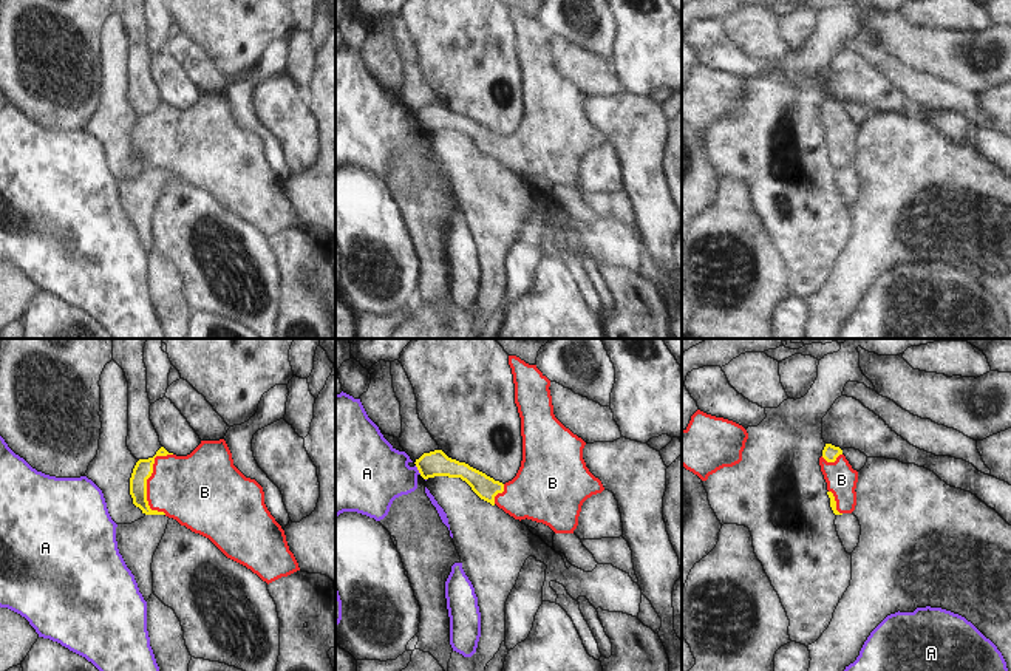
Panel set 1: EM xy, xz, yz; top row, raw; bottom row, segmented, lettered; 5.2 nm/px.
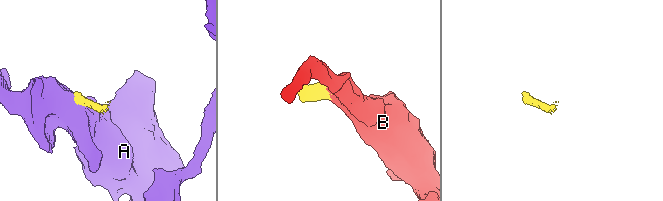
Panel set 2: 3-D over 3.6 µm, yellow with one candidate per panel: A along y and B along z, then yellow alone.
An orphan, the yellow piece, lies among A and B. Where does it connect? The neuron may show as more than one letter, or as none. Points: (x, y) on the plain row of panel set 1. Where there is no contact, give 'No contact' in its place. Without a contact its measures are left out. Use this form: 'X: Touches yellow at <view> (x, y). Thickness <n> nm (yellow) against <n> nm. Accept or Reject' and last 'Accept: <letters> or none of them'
A: Touches yellow at xz (418, 122). Thickness 130 nm (yellow) against 360 nm. Reject
B: Touches yellow at xy (146, 135). Thickness 100 nm (yellow) against 360 nm. Accept
Accept: B

